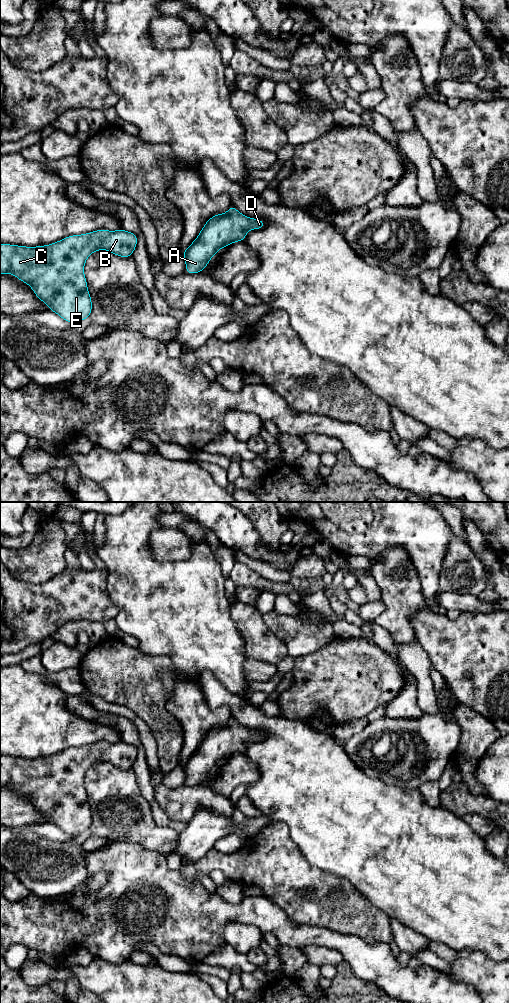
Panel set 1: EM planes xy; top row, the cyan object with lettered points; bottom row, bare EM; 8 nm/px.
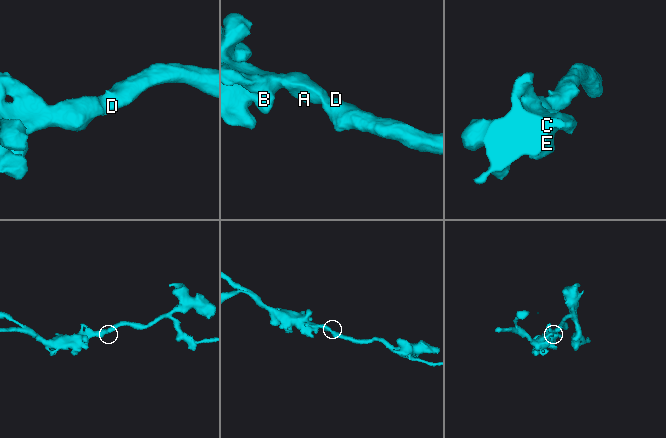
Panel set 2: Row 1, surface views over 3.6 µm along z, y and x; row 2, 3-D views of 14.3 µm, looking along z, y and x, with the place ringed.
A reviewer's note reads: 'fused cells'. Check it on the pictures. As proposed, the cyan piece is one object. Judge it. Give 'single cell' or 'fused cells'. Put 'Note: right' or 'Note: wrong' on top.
Note: wrong
single cell

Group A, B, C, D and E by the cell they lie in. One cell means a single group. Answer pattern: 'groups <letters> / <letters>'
groups A B C D E

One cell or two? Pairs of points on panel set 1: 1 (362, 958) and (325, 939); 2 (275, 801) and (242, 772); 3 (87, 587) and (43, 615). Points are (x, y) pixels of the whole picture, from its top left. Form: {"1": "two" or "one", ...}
{"1": "one", "2": "two", "3": "one"}

